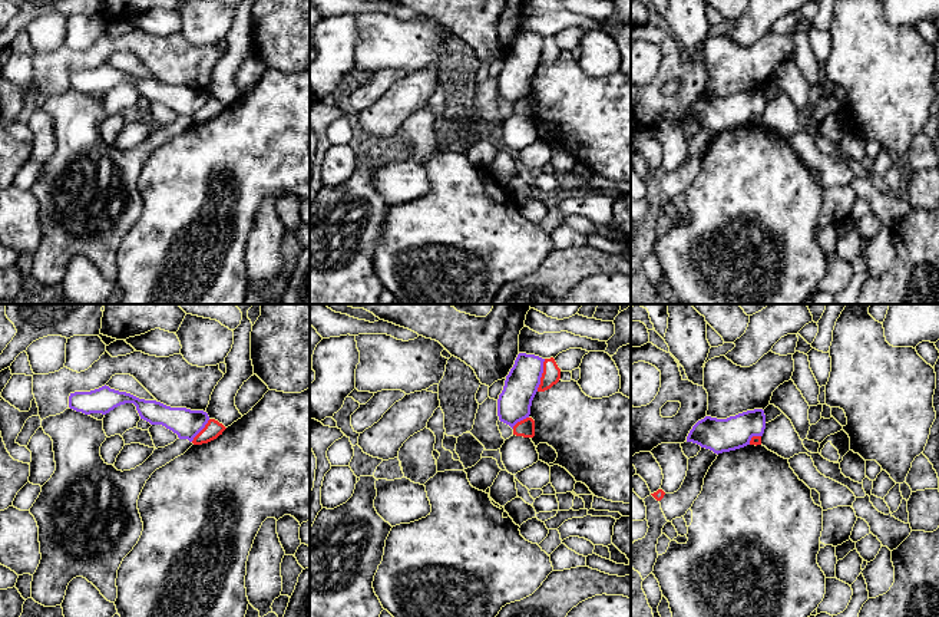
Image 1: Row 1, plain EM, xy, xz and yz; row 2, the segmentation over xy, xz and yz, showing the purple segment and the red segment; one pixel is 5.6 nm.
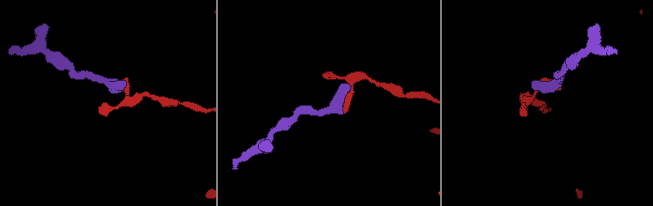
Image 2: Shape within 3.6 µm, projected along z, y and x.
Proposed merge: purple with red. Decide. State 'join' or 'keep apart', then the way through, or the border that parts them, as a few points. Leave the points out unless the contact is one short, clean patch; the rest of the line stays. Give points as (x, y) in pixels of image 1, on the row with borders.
keep apart; border along xz (545, 359), (541, 383), (536, 391)

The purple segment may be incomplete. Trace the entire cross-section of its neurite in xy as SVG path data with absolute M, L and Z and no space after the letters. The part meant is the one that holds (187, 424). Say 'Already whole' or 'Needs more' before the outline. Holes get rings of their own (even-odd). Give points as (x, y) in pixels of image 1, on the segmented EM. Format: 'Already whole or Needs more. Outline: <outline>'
Already whole. Outline: M102 386L90 392L75 392L69 396L69 408L85 415L106 415L115 408L133 403L140 419L151 425L162 425L189 442L205 428L209 416L204 410L171 408L156 400L139 399L130 393Z

